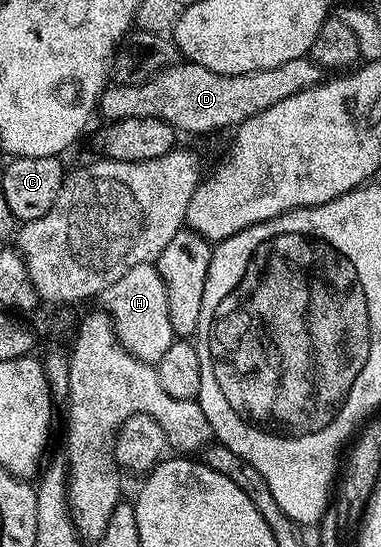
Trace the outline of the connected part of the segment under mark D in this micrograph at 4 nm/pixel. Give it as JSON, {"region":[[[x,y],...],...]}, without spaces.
{"region":[[[309,57],[296,61],[284,61],[272,69],[240,73],[239,75],[221,75],[204,69],[189,61],[179,61],[172,67],[165,67],[159,75],[151,75],[143,83],[123,82],[122,87],[107,86],[100,100],[100,115],[106,121],[124,118],[159,118],[168,122],[178,133],[187,131],[190,135],[210,135],[213,131],[222,131],[225,127],[237,129],[248,117],[264,113],[268,105],[292,97],[304,89],[323,82],[324,72]]]}

